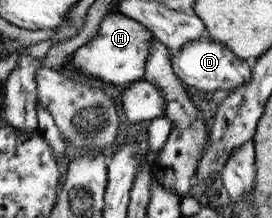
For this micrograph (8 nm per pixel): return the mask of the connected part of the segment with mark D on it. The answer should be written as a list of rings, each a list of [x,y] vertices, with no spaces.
[[[211,38],[188,42],[181,50],[174,52],[172,62],[173,72],[181,81],[205,93],[214,93],[217,90],[229,90],[230,94],[234,93],[240,87],[248,86],[253,76],[252,61],[235,56],[225,44]]]

